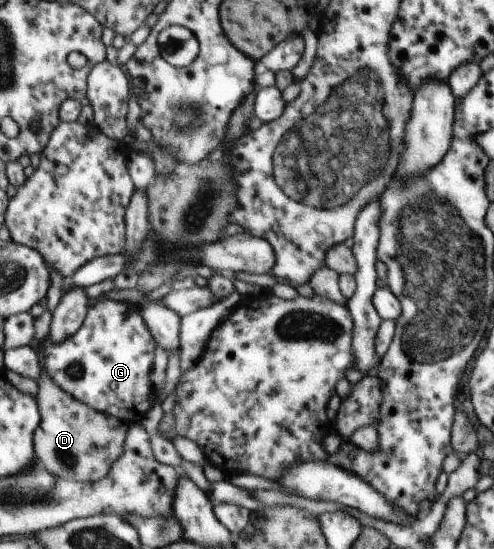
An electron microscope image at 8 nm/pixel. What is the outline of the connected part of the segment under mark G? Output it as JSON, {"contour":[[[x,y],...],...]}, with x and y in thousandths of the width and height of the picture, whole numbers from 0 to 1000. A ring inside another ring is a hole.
{"contour":[[[213,545],[176,563],[176,579],[152,608],[123,625],[107,623],[99,612],[85,619],[77,634],[77,658],[103,692],[123,705],[142,723],[176,738],[198,752],[241,763],[255,776],[275,774],[306,740],[306,696],[302,674],[312,647],[314,616],[306,616],[302,597],[265,552],[233,550]]]}

